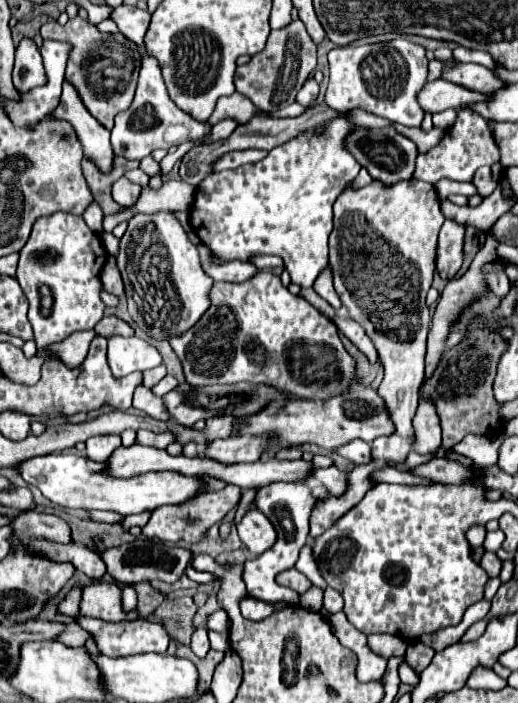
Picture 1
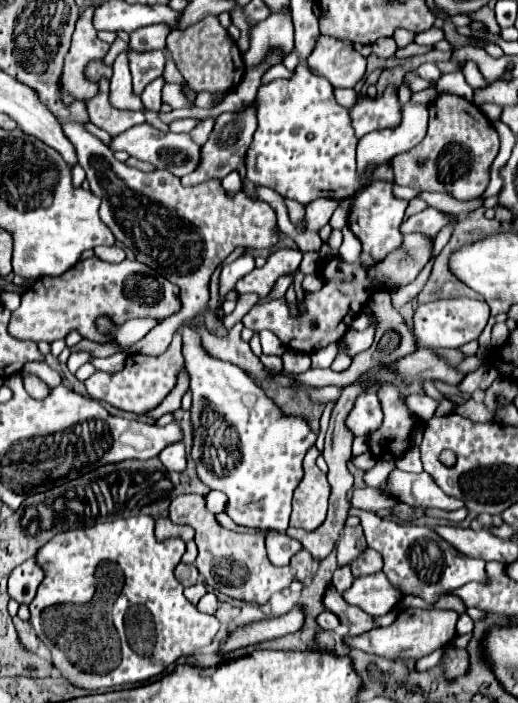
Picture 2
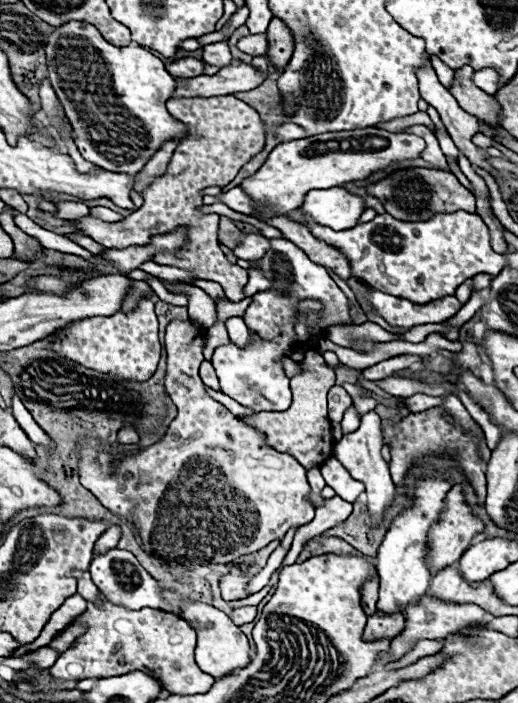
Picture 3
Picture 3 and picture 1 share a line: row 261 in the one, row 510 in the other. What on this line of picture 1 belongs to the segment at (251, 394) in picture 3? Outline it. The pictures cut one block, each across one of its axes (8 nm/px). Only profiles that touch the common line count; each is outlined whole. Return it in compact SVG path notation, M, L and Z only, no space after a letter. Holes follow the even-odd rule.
M272 482L268 486L262 486L256 494L256 502L260 506L260 512L264 512L268 516L268 520L274 524L276 532L278 532L278 540L276 544L260 554L256 560L246 560L244 562L244 572L242 572L242 580L246 584L248 594L268 600L268 602L278 602L278 600L286 600L288 604L296 606L298 604L298 592L278 586L276 584L276 574L292 568L298 560L298 552L302 546L308 544L308 518L310 518L310 510L316 502L316 498L310 494L308 486L298 486L292 482Z

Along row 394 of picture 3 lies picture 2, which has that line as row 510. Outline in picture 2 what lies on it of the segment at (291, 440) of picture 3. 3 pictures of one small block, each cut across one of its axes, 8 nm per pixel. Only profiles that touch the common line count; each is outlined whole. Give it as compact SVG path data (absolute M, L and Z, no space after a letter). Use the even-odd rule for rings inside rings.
M312 446L312 450L304 456L304 478L294 492L290 516L290 526L294 528L316 530L326 518L330 486L326 474L316 466L318 456L320 450L316 446Z

